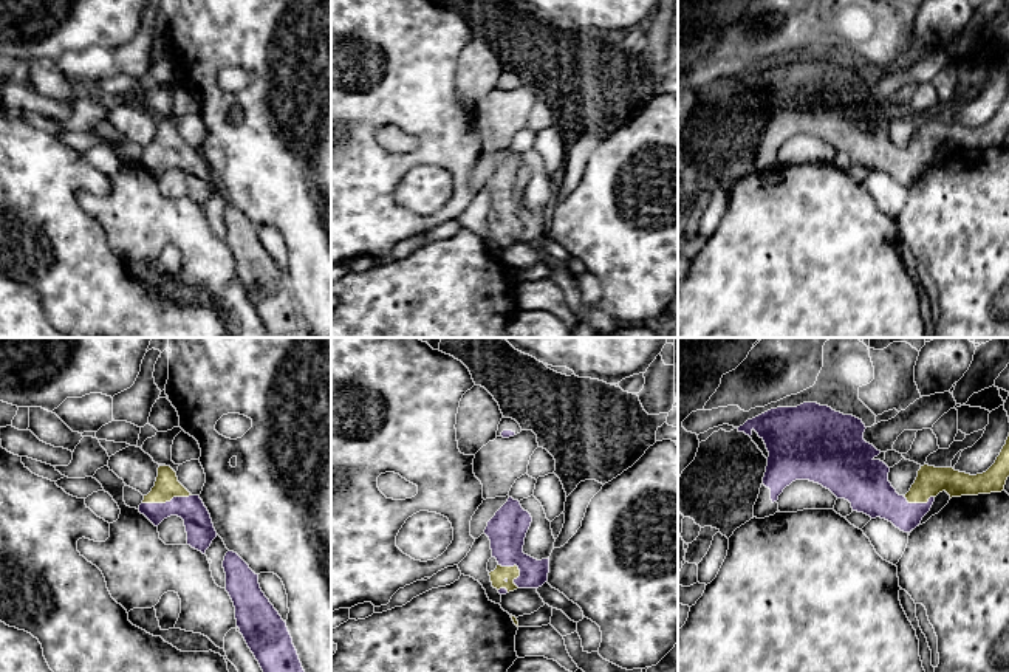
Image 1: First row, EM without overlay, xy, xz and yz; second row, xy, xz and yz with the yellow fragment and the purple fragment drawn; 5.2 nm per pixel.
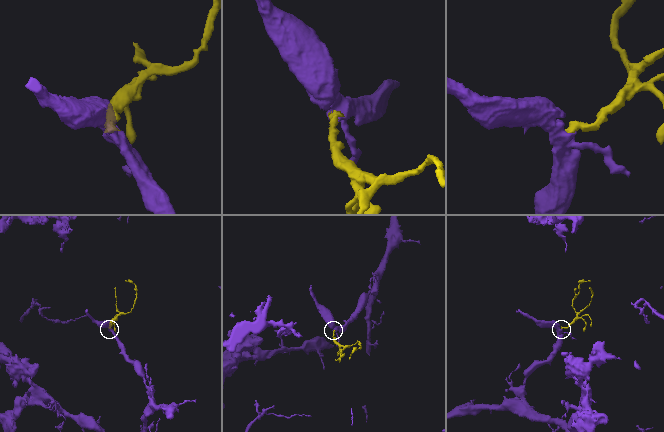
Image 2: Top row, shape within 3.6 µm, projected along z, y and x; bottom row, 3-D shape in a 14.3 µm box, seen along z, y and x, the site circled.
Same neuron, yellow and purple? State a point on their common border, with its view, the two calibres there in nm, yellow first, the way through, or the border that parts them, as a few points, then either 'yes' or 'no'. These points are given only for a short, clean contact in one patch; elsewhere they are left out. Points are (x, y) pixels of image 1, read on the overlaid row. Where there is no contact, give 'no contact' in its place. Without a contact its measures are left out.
contact xy (166, 500); calibres 130 and 150 nm; way xy (166, 486), (166, 500), (174, 500), (200, 530); yes

